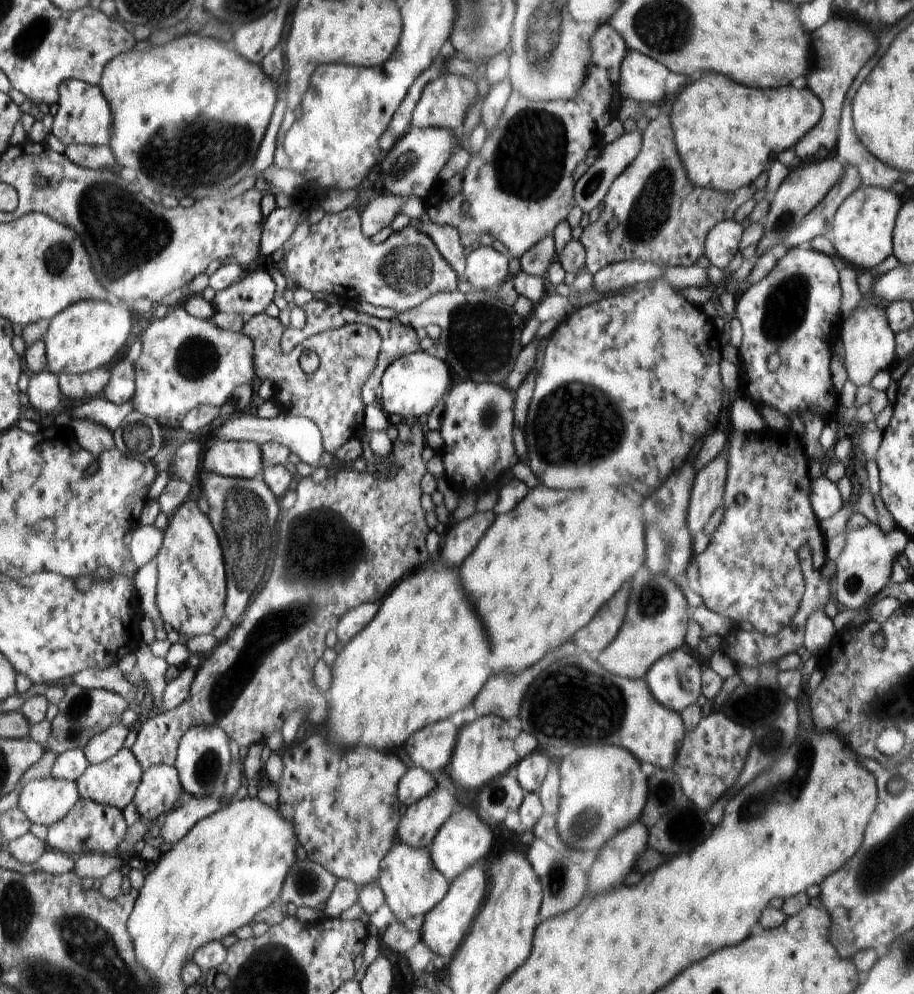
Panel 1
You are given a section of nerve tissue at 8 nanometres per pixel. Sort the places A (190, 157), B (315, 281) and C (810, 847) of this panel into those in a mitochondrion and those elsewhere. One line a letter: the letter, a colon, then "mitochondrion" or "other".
A: mitochondrion
B: other
C: other

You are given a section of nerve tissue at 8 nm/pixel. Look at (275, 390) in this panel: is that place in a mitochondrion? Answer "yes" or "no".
no

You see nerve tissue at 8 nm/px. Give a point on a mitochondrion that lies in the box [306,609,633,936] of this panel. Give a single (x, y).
(596, 706)

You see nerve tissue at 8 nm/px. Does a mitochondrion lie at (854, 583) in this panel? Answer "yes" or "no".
yes

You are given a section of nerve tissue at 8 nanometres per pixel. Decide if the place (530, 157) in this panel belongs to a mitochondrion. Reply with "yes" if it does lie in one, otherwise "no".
yes

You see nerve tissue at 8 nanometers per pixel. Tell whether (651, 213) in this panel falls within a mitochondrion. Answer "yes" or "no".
yes

